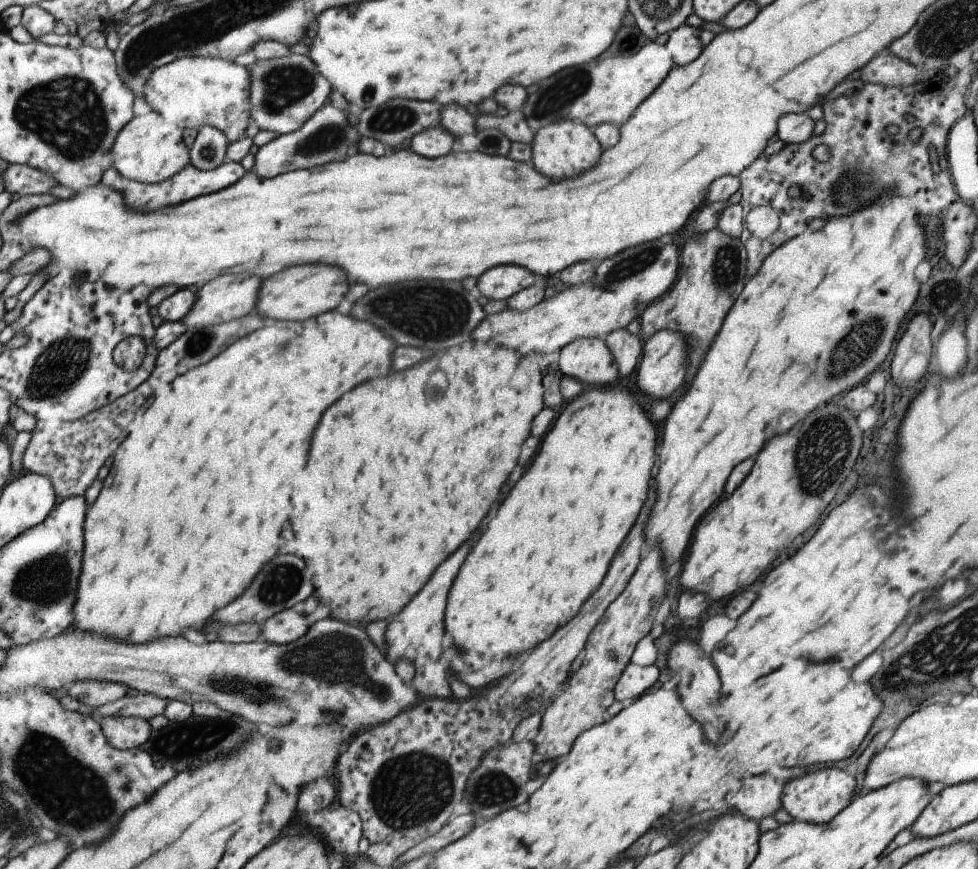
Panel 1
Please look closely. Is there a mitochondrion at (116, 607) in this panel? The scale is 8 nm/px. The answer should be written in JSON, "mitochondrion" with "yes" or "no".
{"mitochondrion":"no"}

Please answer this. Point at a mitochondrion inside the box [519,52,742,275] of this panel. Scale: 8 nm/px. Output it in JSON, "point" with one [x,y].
{"point":[555,96]}

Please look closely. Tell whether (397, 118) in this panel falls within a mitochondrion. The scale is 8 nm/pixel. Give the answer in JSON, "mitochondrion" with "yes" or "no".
{"mitochondrion":"yes"}

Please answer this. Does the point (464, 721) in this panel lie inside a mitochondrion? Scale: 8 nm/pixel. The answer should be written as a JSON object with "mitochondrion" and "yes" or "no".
{"mitochondrion":"no"}

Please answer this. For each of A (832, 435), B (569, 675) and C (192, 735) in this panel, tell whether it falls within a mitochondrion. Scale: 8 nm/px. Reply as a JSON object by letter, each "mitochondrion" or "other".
{"A":"mitochondrion","B":"other","C":"mitochondrion"}

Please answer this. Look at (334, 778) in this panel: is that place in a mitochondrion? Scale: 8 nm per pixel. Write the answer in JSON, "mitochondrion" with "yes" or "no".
{"mitochondrion":"no"}

